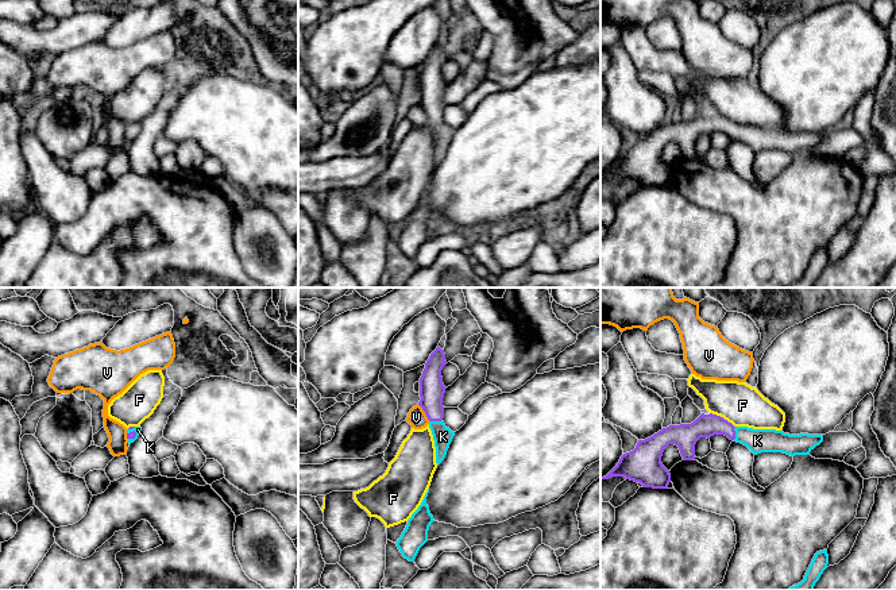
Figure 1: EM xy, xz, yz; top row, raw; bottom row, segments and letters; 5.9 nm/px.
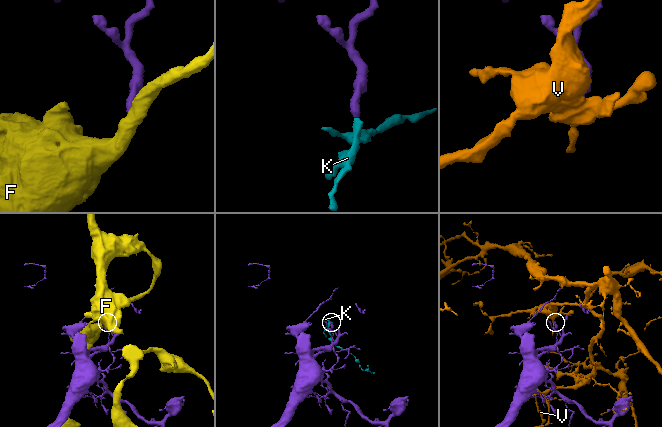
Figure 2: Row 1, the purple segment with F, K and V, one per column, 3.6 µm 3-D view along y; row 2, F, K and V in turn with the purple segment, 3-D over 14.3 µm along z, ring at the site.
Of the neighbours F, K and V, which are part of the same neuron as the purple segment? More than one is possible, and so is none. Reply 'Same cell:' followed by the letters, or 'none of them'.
Same cell: K

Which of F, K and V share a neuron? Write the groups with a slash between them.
F / K / V

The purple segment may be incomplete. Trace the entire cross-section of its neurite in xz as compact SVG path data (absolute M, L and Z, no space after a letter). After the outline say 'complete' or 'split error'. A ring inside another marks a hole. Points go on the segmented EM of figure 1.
M439 346L430 354L425 363L425 369L420 378L420 402L418 405L425 412L429 420L429 428L433 435L436 447L436 463L437 466L444 460L449 444L455 436L449 428L445 427L443 397L445 386L443 383L441 370L447 365L444 350Z; split error

